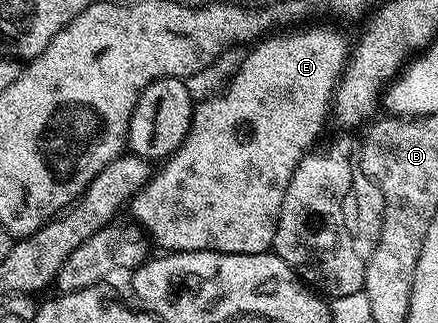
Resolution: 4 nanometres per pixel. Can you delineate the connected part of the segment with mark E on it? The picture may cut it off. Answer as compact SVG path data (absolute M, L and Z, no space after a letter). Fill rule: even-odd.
M309 26L300 28L285 28L280 32L270 33L262 37L252 47L253 50L241 62L241 67L233 74L229 87L222 94L213 94L196 103L193 108L193 123L183 140L183 144L171 157L164 159L161 166L156 167L155 173L146 182L145 187L129 201L127 214L129 213L134 223L147 235L148 241L154 247L162 246L165 252L180 252L183 250L210 250L220 254L263 254L273 245L273 237L279 224L279 216L283 208L283 200L287 196L287 188L293 179L295 168L301 163L301 159L314 149L317 137L325 126L325 117L330 117L331 107L337 93L337 86L341 82L341 75L349 64L351 57L351 42L340 34L333 26Z

